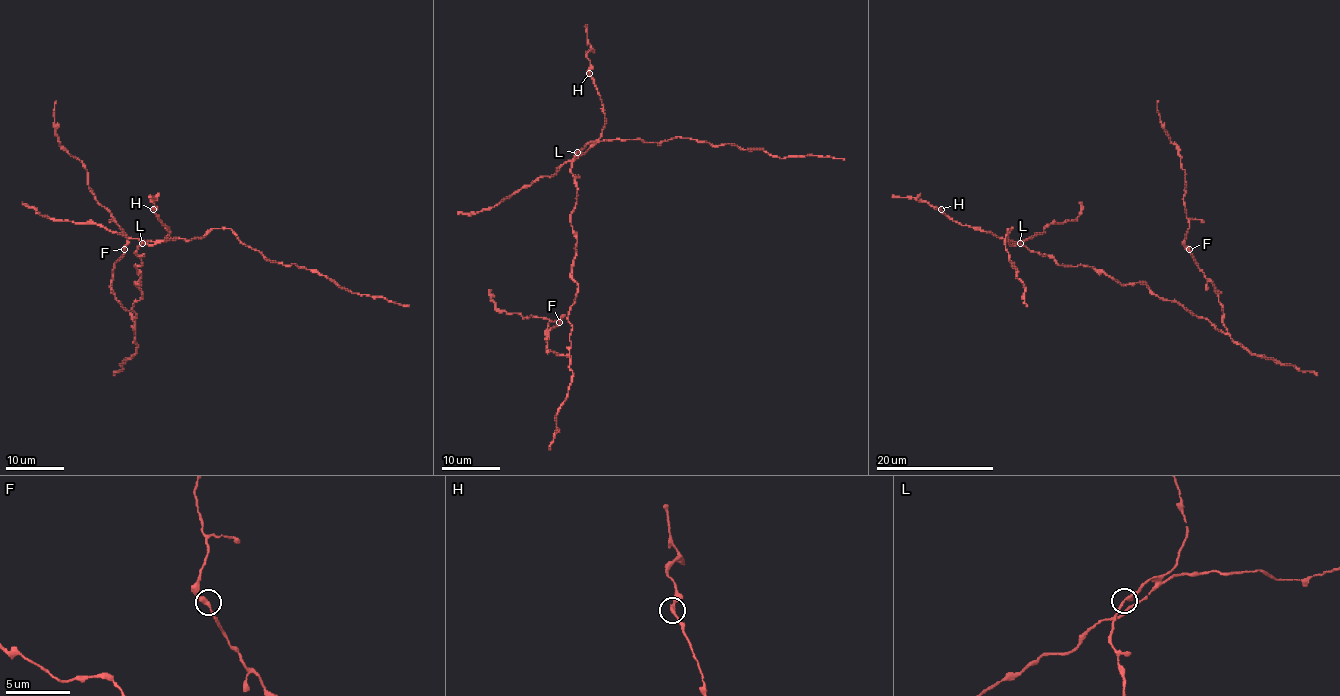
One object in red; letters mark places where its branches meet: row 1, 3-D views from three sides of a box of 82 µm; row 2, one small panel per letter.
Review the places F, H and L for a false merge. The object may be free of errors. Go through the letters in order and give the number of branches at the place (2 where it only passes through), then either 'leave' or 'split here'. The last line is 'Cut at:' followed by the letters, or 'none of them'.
F: 2 | leave
H: 2 | leave
L: 2 | leave
Cut at: none of them

